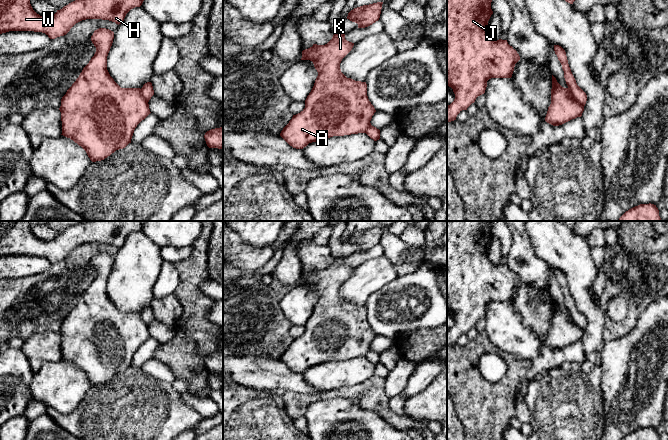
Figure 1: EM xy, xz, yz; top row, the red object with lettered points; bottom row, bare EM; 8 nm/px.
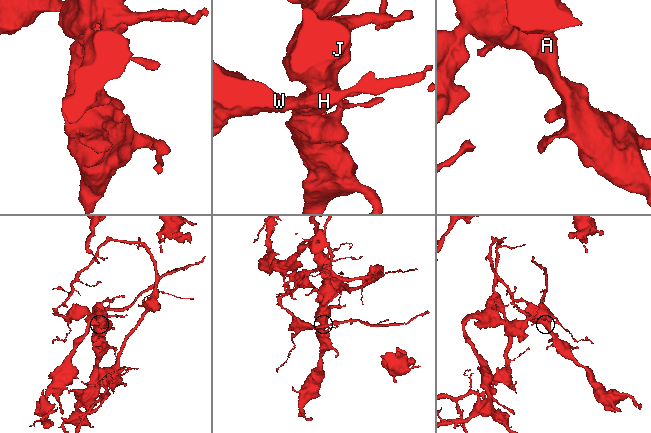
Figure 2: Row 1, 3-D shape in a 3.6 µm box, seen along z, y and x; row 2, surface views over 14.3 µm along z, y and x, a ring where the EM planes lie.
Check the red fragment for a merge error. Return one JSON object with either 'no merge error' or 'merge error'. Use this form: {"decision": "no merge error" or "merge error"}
{"decision": "no merge error"}

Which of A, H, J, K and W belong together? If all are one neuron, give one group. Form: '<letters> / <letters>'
A H J K W

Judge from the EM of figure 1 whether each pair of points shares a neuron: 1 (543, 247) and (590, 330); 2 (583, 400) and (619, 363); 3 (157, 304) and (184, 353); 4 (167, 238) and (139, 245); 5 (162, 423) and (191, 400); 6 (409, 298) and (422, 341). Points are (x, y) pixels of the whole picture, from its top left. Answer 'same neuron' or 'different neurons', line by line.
1: same neuron
2: different neurons
3: different neurons
4: different neurons
5: different neurons
6: different neurons

